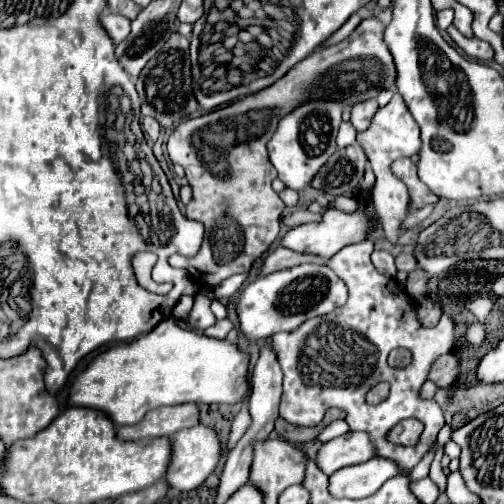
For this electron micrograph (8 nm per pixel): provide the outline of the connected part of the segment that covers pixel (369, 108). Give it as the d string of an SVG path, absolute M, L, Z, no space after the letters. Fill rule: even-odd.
M364 100L360 104L354 104L350 108L350 114L352 114L350 122L354 124L354 128L358 132L362 132L362 130L366 130L370 126L370 120L374 118L376 110L378 110L378 102L376 100Z

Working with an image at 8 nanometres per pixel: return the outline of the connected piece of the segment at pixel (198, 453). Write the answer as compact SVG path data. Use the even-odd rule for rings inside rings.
M196 424L194 428L172 434L170 440L172 440L172 460L168 464L168 472L166 472L164 480L170 484L172 490L178 490L178 492L196 490L208 478L208 474L216 468L216 464L220 460L218 434L204 424Z

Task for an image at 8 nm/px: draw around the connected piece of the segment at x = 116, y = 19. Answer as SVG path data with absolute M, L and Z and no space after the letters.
M104 12L102 26L108 30L108 34L114 40L114 44L120 44L130 32L130 20L120 16L120 14L112 14L112 12Z

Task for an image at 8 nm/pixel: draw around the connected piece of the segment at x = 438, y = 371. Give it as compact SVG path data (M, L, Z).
M444 354L438 356L436 362L432 364L428 380L432 380L438 388L450 388L452 382L458 378L458 358L454 354Z

